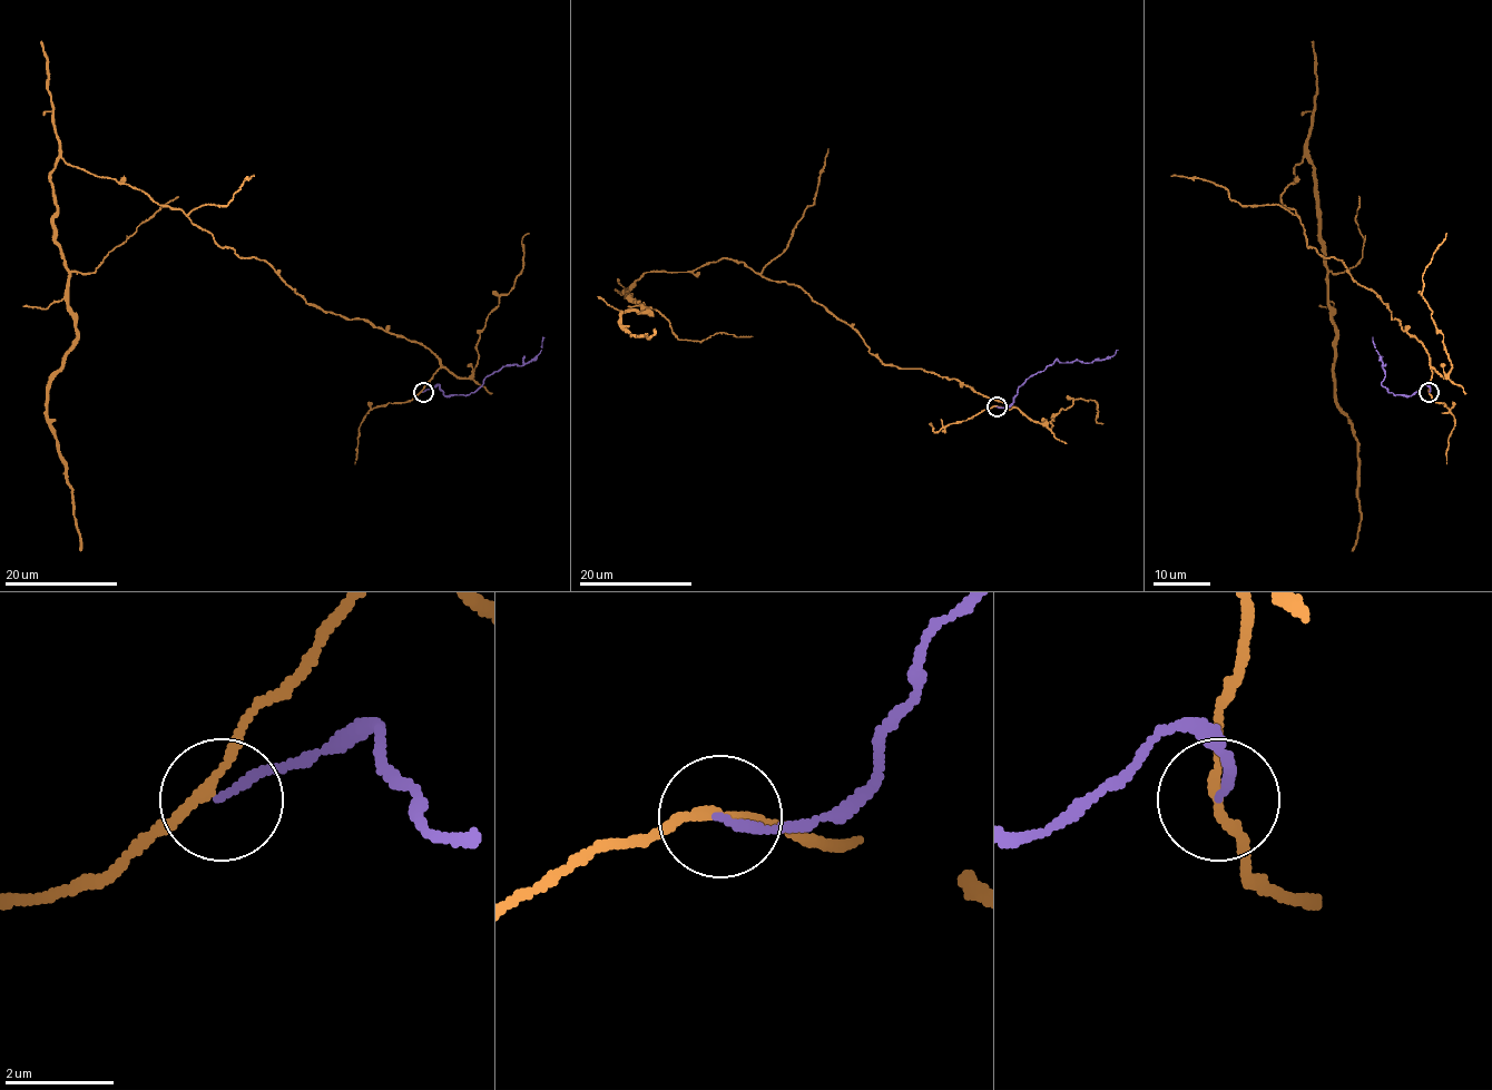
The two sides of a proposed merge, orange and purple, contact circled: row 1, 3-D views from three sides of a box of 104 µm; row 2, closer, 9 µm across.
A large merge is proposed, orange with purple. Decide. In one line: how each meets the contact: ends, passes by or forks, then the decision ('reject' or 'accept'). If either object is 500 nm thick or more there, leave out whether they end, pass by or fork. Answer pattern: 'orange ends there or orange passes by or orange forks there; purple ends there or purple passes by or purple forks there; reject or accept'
orange passes by; purple ends there; reject

